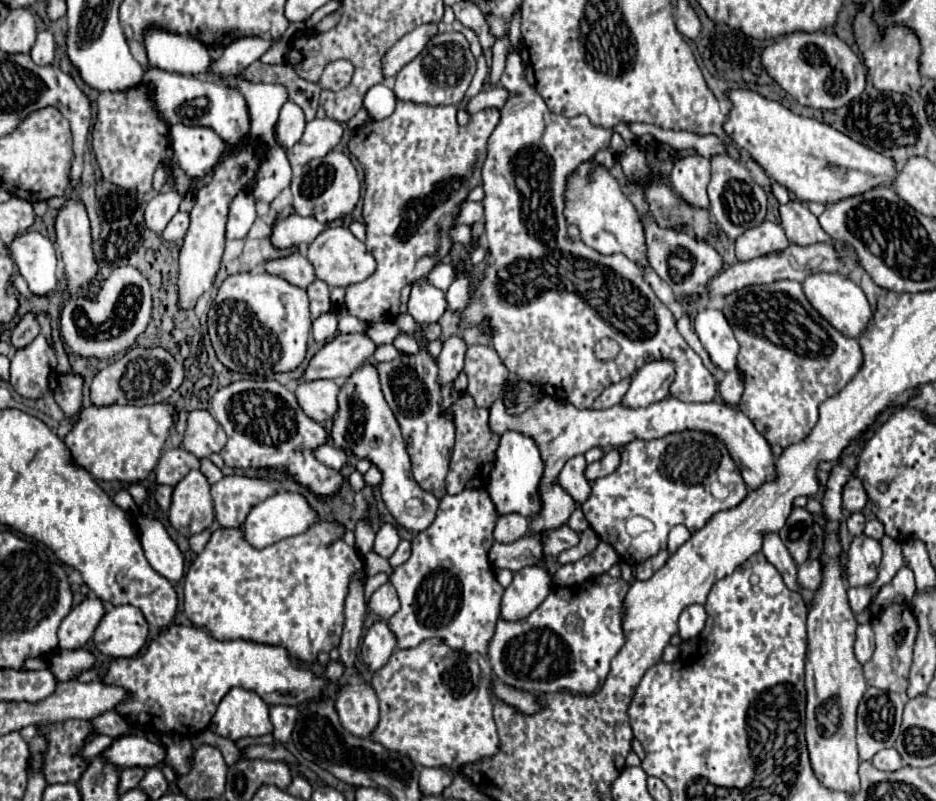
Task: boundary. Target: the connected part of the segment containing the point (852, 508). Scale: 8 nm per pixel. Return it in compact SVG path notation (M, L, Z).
M852 478L846 484L846 488L844 488L842 494L844 494L844 508L848 512L860 512L864 508L866 500L868 500L866 490L864 490L864 486L862 486L862 482L858 478Z

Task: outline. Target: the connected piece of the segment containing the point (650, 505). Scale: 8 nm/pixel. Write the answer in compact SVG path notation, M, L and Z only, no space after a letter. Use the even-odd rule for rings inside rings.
M686 430L660 440L634 440L624 446L620 468L592 484L592 496L582 504L582 512L598 538L612 544L622 560L634 566L664 550L668 532L676 524L698 532L716 512L736 508L746 494L746 484L742 484L742 476L734 468L726 446L716 436ZM714 484L716 490L712 490ZM632 516L650 518L654 530L642 536L630 536L626 532L626 520Z

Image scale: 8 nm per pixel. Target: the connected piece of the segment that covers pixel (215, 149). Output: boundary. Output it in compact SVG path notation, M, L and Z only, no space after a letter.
M174 124L170 128L174 162L192 180L206 176L224 152L224 140L206 126Z

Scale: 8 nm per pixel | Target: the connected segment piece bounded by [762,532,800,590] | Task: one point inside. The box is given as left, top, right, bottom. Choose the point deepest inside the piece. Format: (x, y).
(774, 550)

